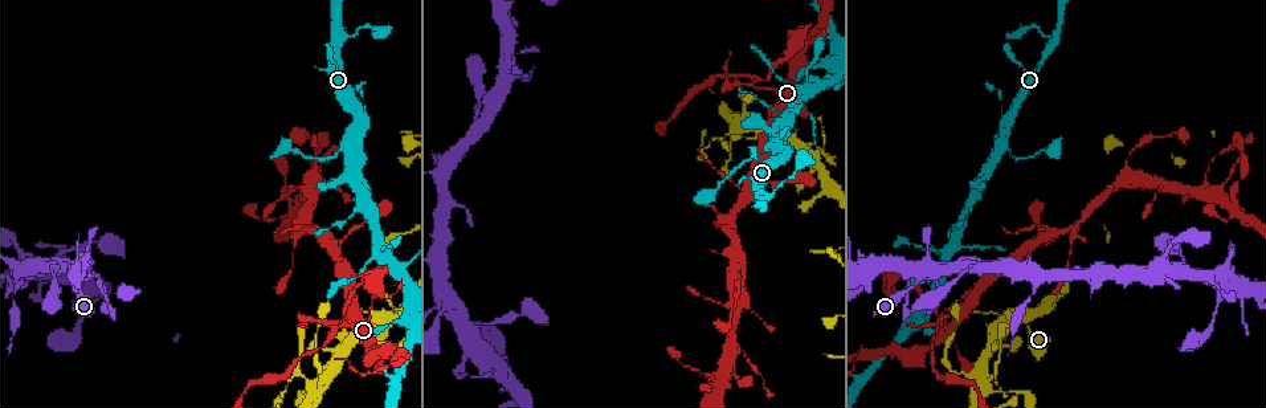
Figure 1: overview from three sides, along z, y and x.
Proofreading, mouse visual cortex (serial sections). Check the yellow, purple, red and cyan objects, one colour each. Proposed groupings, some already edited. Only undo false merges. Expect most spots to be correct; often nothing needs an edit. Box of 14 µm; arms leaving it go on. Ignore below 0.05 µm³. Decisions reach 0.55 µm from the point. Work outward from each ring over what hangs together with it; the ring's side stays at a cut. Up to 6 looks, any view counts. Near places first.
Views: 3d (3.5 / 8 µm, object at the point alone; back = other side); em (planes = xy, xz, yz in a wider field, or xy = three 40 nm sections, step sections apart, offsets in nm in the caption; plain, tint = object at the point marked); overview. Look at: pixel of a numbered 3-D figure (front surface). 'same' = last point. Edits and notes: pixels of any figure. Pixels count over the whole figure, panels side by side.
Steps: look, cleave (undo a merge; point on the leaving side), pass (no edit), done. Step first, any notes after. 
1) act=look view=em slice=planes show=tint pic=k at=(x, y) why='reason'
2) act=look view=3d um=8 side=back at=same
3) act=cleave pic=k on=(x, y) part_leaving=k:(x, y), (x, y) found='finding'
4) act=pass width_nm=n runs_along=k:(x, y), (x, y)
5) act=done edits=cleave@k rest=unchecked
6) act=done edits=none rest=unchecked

act=look view=3d um=8 pic=1 at=(1071, 229) why='abrupt turn'

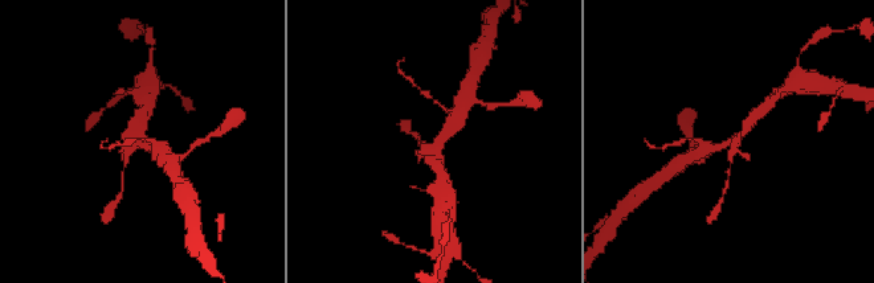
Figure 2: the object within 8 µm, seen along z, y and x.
act=look view=em slice=xy step=2 show=tint pic=2 at=(437, 141) why='now the EM'

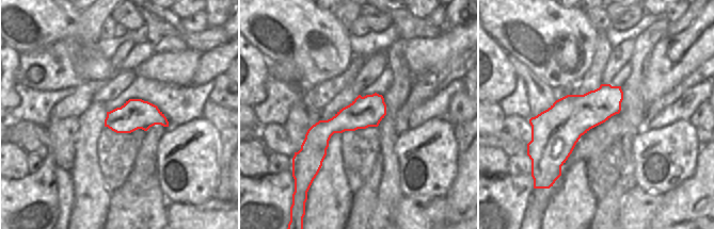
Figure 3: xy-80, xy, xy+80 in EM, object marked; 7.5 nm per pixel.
act=pass runs_along=3:(380, 98), (334, 125), (306, 164) found='continuous, no second cell'

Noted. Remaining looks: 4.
act=look view=3d um=3.5 pic=1 at=(1009, 153) why='calibre changes'

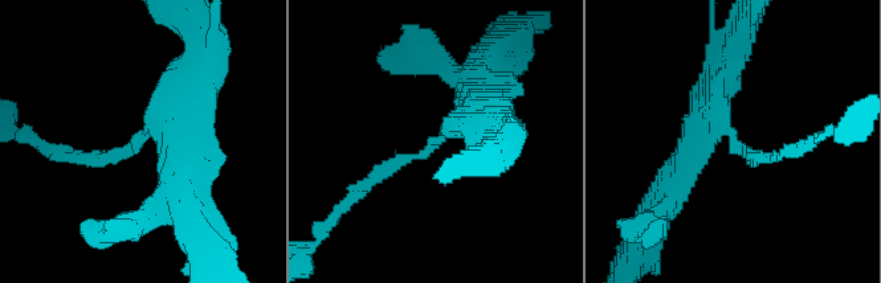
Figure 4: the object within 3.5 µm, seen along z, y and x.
act=look view=em slice=xy step=2 show=tint pic=4 at=(739, 143) arm_widths_nm=150,350

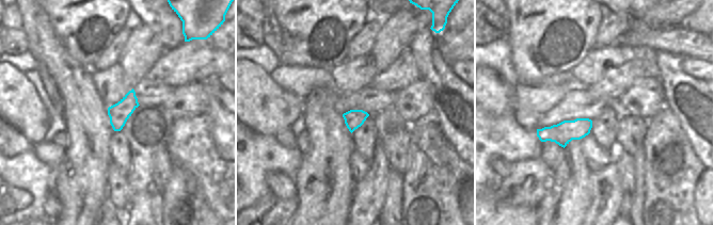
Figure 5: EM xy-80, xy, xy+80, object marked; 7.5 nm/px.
act=pass runs_along=4:(190, 82), (125, 152), (58, 152) found='continuous, no second cell'

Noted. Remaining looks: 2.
act=look view=3d um=3.5 pic=1 at=(937, 331)

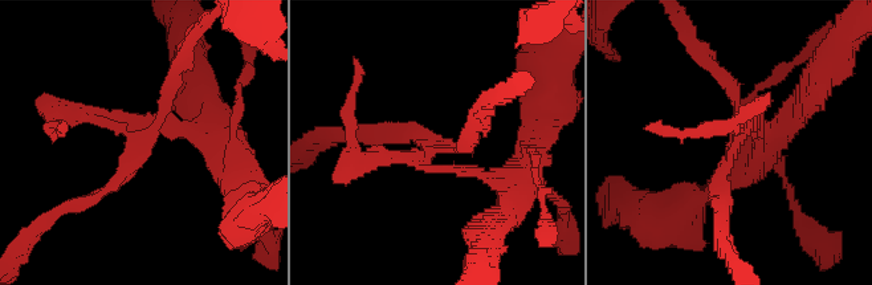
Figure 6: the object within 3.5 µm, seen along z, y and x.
act=look view=em slice=xy step=1 show=tint pic=6 at=(433, 155)

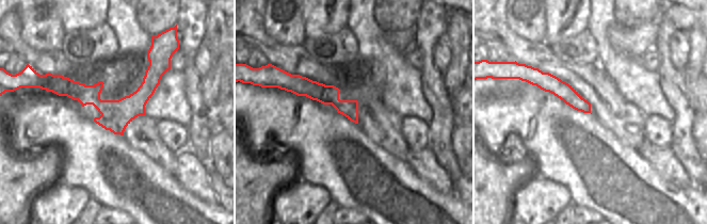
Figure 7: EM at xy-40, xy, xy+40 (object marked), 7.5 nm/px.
act=pass found='one cell here'

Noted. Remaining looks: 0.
act=done edits=none rest=unchecked

